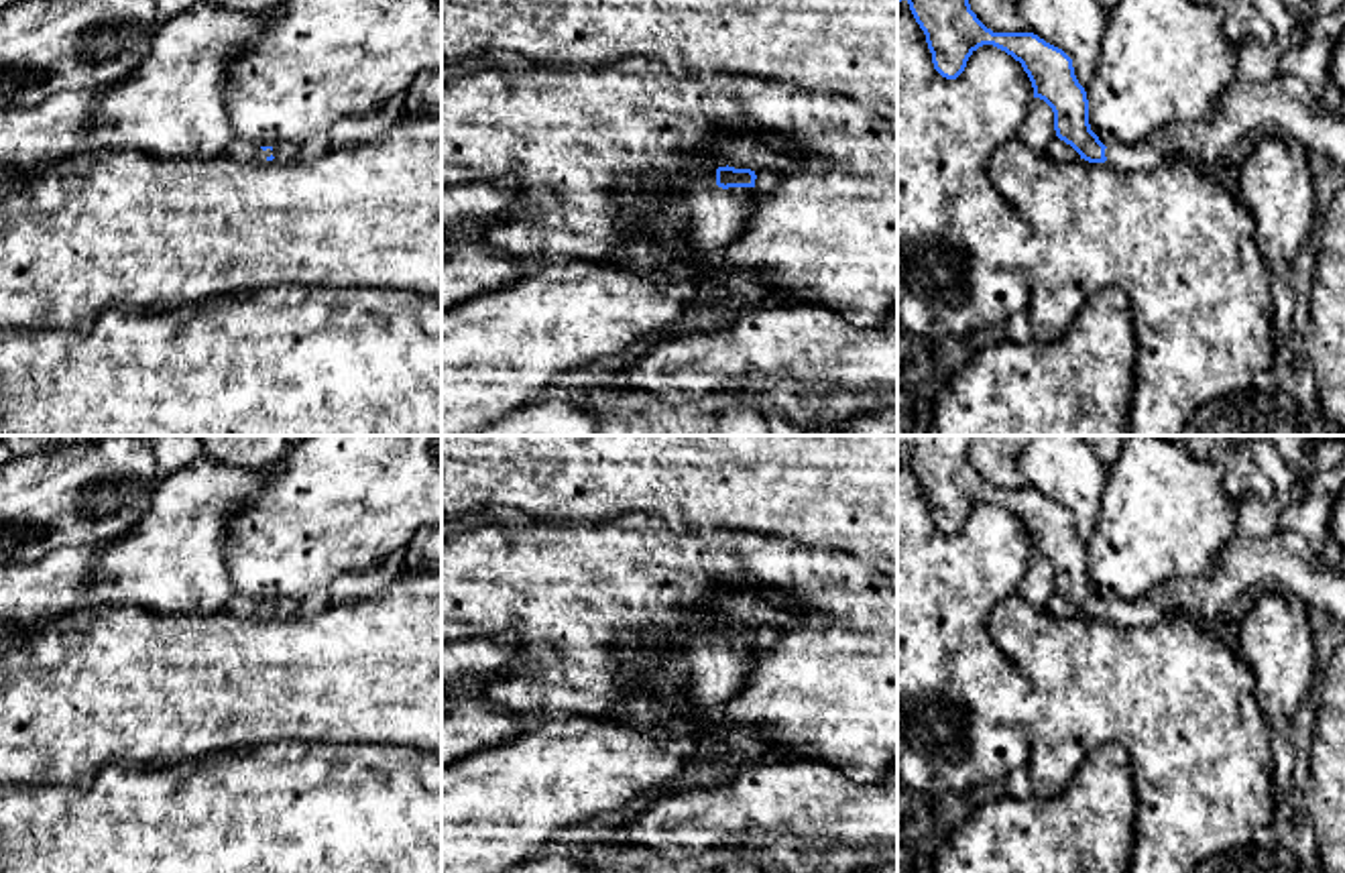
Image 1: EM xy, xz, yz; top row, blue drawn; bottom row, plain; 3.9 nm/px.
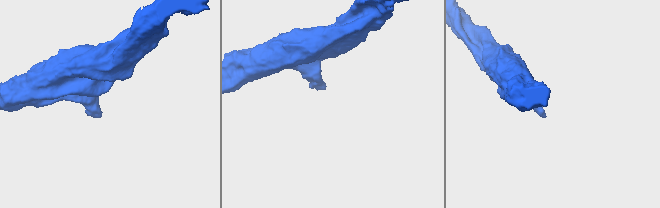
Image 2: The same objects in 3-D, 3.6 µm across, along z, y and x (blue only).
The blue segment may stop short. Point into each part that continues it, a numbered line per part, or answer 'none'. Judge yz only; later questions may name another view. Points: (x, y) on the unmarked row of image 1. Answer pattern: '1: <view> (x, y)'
1: yz (1284, 560)

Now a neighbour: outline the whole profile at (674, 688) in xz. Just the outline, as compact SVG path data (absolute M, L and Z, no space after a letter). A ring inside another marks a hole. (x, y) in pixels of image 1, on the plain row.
M671 665L663 680L657 684L657 700L682 708L688 702L688 692L694 690L690 674L684 665Z

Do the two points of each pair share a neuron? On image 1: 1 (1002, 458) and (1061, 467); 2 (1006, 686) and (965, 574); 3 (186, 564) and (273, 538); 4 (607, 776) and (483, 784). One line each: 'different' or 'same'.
1: different
2: same
3: different
4: same

